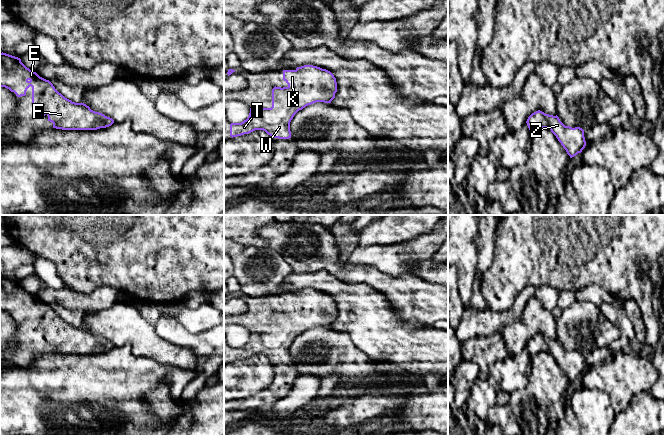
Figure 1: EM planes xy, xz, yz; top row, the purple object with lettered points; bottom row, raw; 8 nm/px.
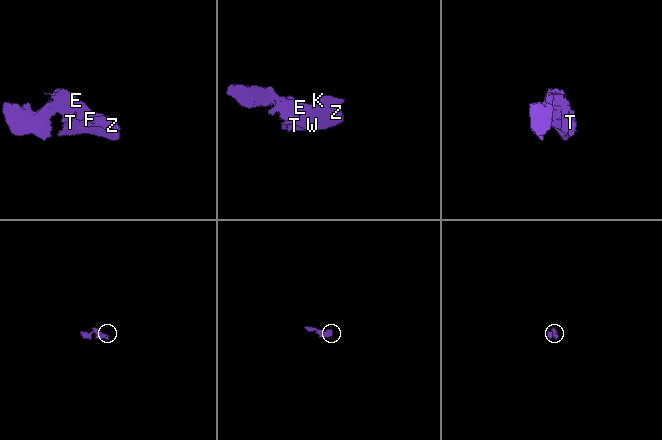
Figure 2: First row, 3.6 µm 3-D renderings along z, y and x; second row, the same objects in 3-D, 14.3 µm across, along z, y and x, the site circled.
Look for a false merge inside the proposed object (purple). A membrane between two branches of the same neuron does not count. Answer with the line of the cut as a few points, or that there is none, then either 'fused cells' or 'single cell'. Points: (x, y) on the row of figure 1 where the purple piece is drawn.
no cut; single cell

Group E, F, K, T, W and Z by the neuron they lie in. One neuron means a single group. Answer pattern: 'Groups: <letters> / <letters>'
Groups: E F K T W Z

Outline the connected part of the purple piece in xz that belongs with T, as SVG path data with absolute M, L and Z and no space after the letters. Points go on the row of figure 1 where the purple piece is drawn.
M313 65L283 70L283 80L288 86L272 89L271 108L250 108L246 120L230 124L232 138L263 130L272 138L289 139L290 122L299 110L316 102L331 103L337 92L334 75Z

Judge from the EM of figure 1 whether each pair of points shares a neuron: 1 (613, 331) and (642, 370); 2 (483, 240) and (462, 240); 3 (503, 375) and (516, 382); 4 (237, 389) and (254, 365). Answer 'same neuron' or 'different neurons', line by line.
1: different neurons
2: different neurons
3: same neuron
4: same neuron

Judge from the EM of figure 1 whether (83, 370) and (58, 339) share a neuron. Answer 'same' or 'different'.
different

